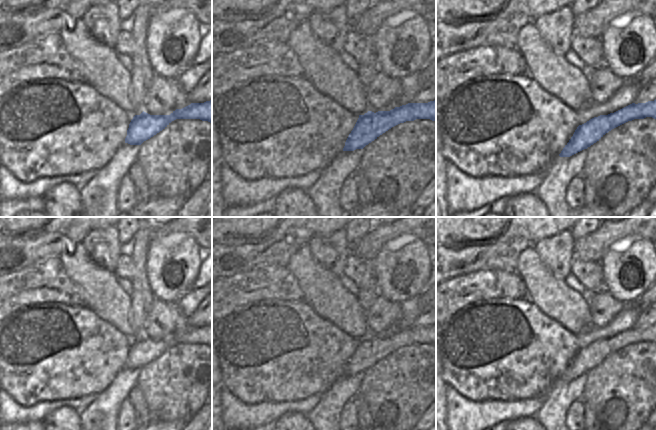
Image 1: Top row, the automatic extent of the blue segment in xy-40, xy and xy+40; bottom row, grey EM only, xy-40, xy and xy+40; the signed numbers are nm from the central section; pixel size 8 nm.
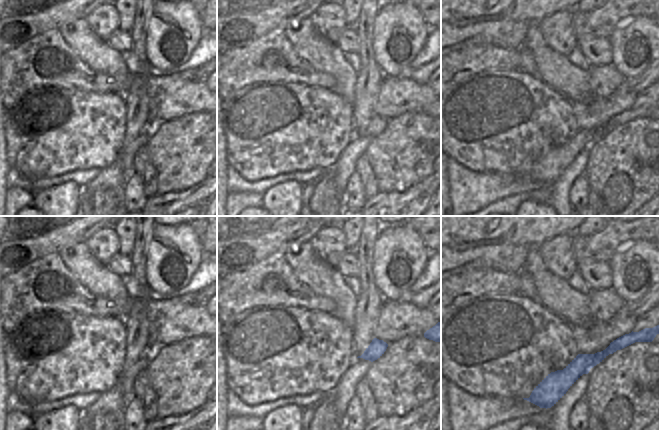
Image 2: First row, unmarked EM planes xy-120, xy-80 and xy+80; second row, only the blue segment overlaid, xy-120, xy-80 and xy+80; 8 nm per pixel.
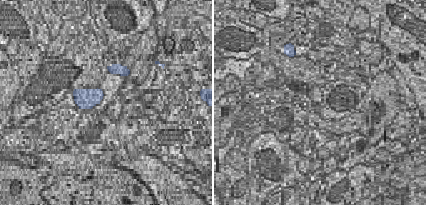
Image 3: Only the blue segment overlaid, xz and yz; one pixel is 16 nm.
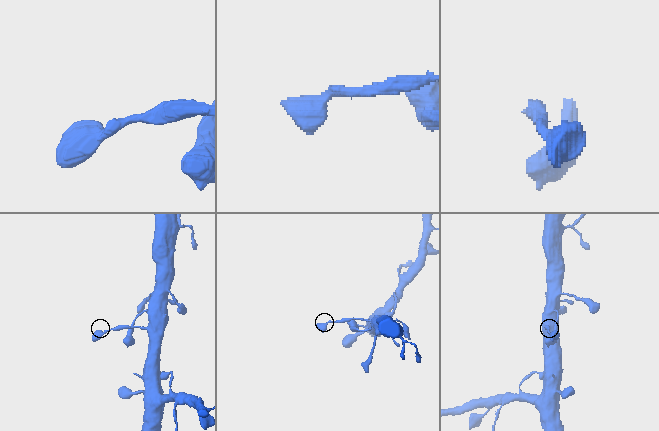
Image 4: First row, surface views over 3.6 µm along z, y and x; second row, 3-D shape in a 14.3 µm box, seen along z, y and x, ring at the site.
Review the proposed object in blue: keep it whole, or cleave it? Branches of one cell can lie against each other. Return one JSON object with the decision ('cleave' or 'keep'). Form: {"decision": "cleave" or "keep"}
{"decision": "keep"}

